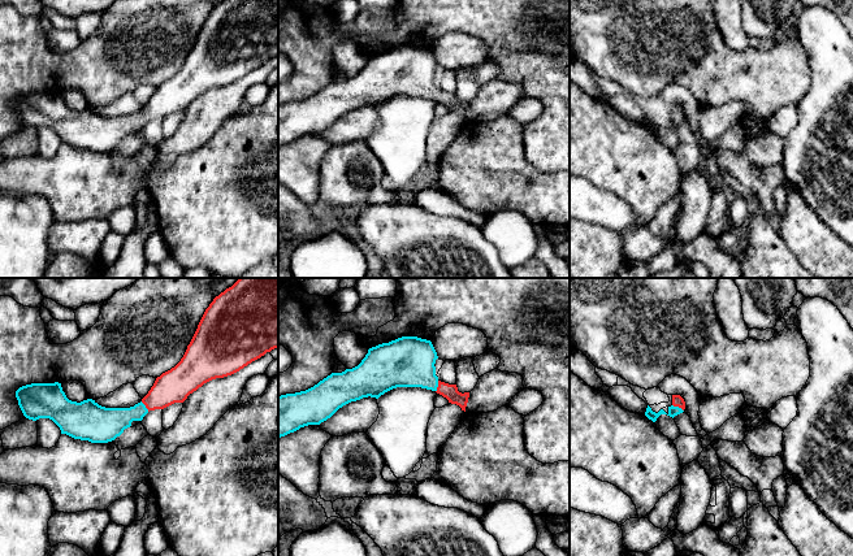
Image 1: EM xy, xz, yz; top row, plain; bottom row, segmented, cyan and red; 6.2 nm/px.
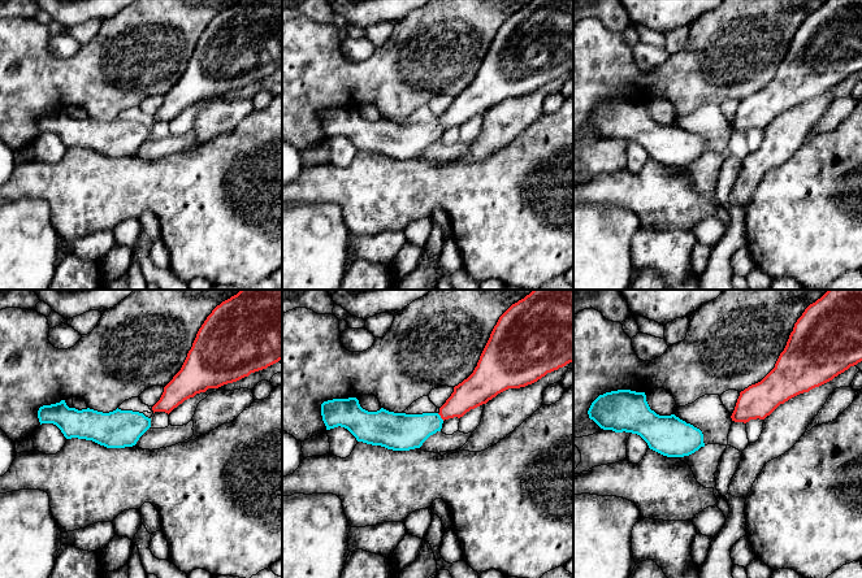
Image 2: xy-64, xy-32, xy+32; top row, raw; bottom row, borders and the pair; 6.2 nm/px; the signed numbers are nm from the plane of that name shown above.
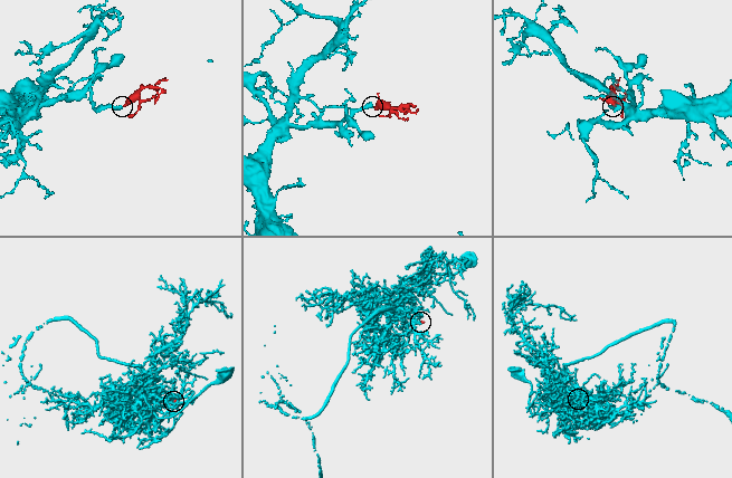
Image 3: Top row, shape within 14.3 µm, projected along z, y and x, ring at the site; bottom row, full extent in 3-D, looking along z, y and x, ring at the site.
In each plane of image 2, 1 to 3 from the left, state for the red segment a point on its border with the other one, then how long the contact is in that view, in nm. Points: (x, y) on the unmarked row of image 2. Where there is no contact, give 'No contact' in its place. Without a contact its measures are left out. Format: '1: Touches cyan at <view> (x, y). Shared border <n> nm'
1: No contact
2: Touches cyan at xy-32 (440, 126). Shared border 60 nm
3: No contact

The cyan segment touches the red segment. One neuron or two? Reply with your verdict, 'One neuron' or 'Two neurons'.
One neuron

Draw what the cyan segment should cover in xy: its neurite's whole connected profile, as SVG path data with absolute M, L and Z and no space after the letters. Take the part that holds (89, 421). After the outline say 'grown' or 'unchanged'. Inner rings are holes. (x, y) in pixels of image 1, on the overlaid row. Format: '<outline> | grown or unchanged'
M239 278L205 309L181 361L157 377L148 394L134 407L105 408L92 399L72 401L59 382L22 386L16 391L16 398L29 420L49 418L61 434L91 443L108 443L133 421L142 421L150 411L183 403L204 383L231 375L274 348L278 348L278 278Z | grown

